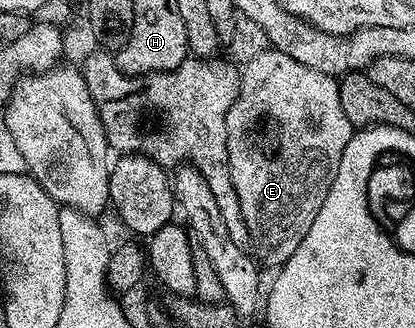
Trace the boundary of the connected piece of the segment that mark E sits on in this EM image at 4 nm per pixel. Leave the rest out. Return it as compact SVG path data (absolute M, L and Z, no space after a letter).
M268 49L255 57L250 63L240 68L241 84L235 105L227 113L227 153L229 154L229 172L235 193L239 197L239 209L243 209L243 221L249 230L249 243L254 256L262 264L272 269L280 269L285 262L299 249L303 237L307 237L307 229L315 225L315 217L319 217L319 209L323 209L323 201L327 201L327 193L335 181L335 173L339 173L339 161L343 157L343 149L347 149L347 141L355 133L351 121L347 121L347 113L343 113L341 94L337 88L338 80L327 73L319 73L319 69L311 69L307 65L299 65L295 57L287 57L287 53Z

